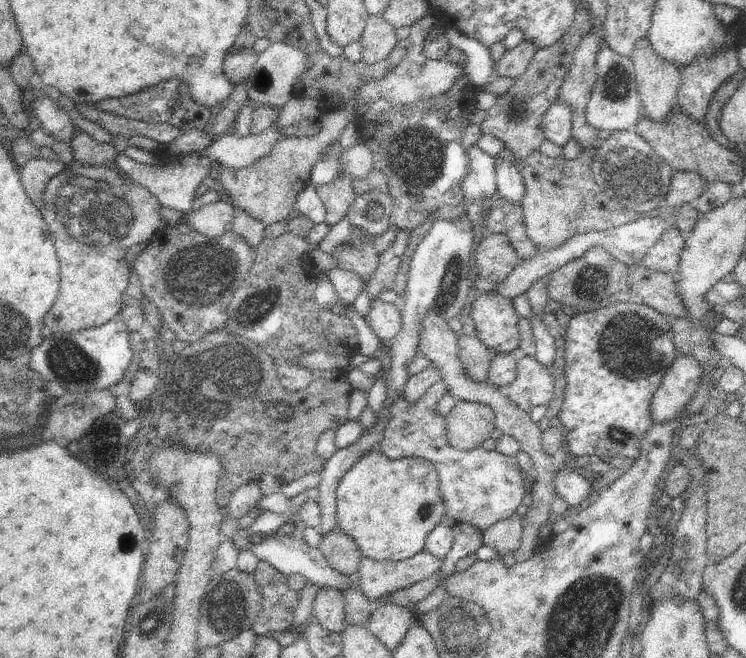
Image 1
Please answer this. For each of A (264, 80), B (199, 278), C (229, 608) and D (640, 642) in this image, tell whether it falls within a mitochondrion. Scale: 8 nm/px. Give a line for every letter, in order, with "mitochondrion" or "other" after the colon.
A: mitochondrion
B: mitochondrion
C: mitochondrion
D: other

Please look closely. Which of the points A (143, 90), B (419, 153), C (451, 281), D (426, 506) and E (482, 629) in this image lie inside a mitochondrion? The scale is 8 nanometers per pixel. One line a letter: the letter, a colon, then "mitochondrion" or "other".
A: other
B: mitochondrion
C: mitochondrion
D: mitochondrion
E: mitochondrion

